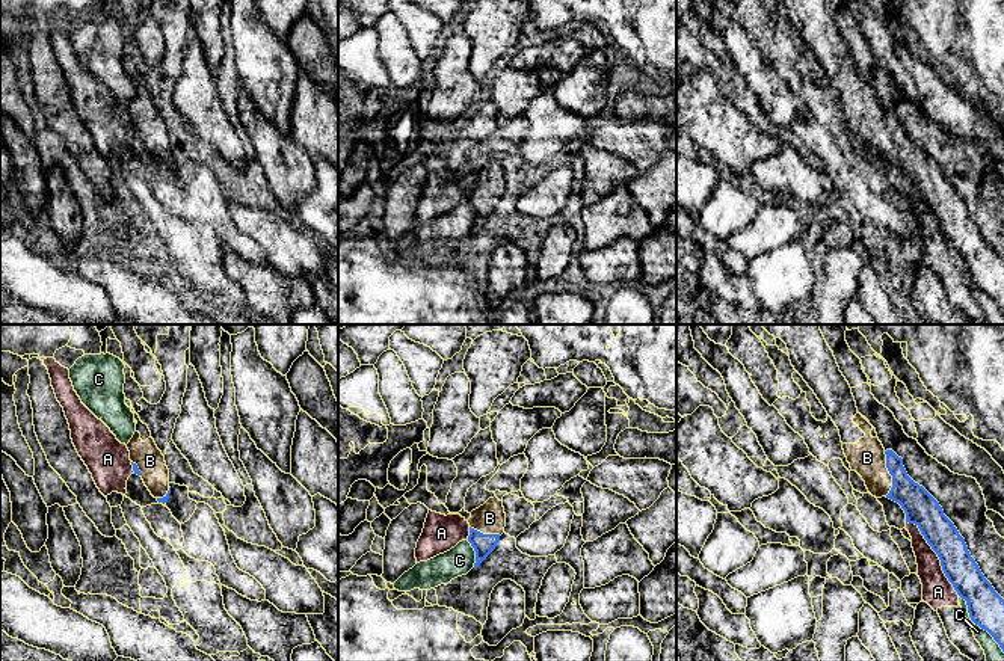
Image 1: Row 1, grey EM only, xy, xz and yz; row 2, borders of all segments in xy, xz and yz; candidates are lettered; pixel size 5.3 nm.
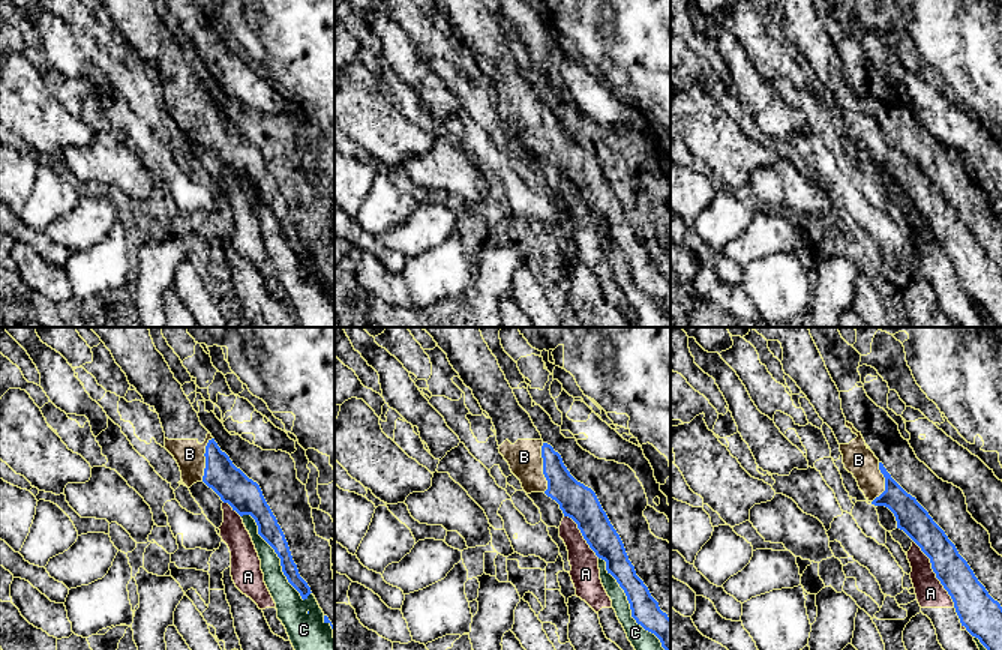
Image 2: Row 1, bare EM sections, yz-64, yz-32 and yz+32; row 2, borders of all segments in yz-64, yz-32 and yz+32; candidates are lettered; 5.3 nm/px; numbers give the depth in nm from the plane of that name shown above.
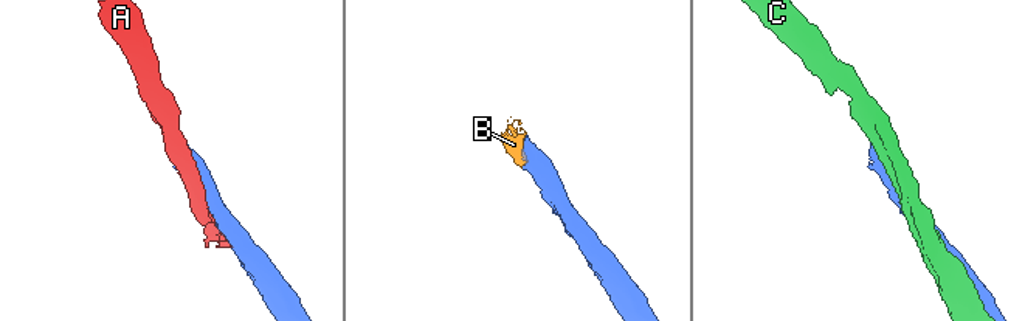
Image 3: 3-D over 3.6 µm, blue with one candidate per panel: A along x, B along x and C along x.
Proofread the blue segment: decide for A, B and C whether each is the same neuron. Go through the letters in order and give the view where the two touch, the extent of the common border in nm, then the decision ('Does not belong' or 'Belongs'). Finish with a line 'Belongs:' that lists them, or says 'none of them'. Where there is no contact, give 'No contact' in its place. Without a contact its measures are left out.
A: Touches blue in yz. Shared border 480 nm. Does not belong
B: Touches blue in yz. Shared border 240 nm. Belongs
C: Touches blue in yz. Shared border 400 nm. Does not belong
Belongs: B

